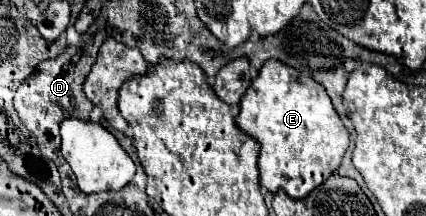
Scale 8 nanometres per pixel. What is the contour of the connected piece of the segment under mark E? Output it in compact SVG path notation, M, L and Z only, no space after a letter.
M266 60L260 68L258 78L242 96L236 122L260 142L260 186L270 192L284 190L292 198L304 198L326 182L338 170L350 144L350 132L334 110L326 88L276 60Z

